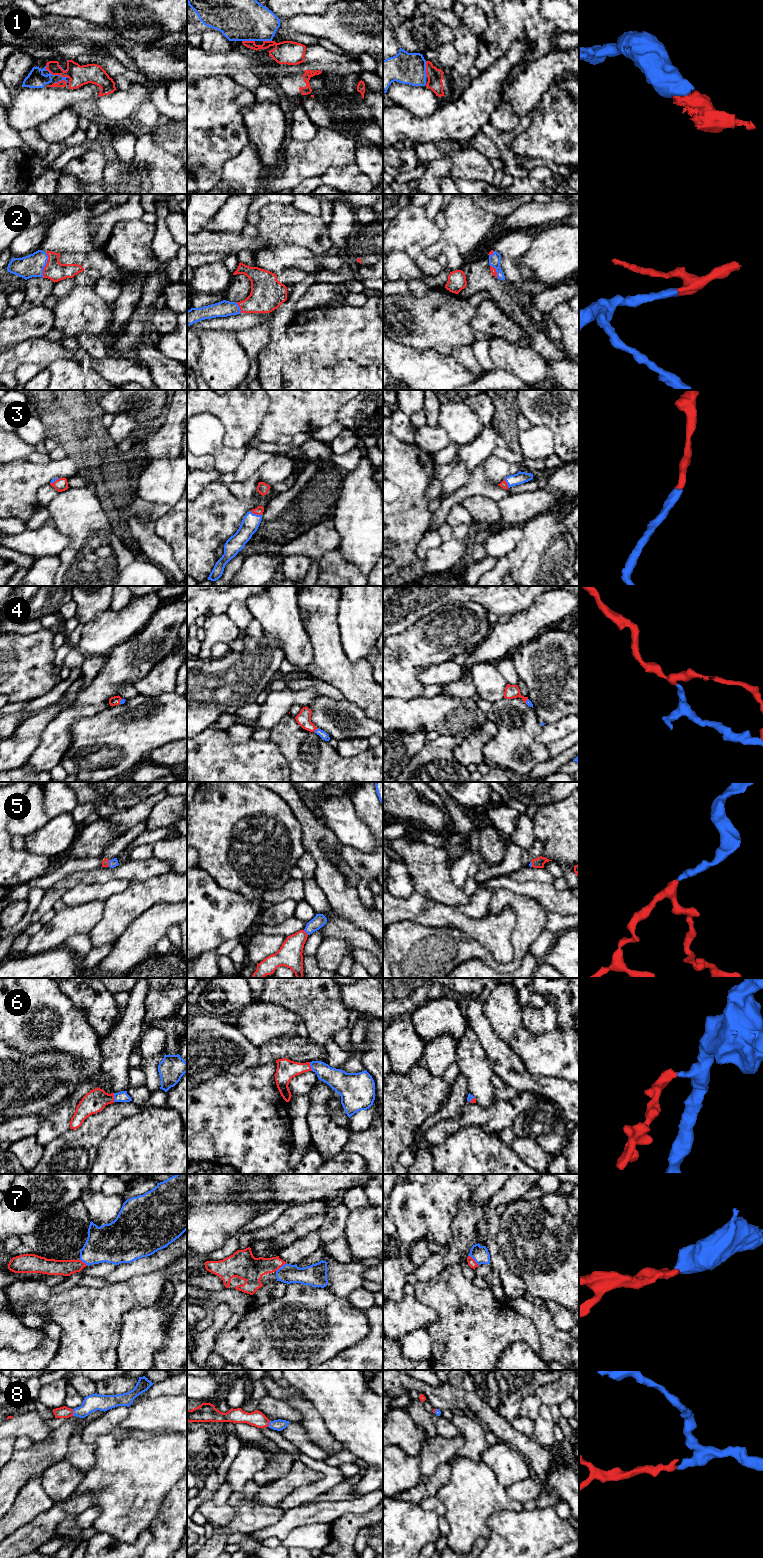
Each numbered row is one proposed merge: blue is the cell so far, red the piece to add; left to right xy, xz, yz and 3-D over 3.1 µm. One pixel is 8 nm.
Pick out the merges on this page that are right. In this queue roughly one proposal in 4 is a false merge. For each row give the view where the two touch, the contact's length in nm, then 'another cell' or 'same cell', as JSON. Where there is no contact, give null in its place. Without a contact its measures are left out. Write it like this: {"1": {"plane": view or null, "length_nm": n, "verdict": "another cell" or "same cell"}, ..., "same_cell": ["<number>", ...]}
{"1": {"plane": "xy", "length_nm": 220, "verdict": "same cell"}, "2": {"plane": "xy", "length_nm": 200, "verdict": "same cell"}, "3": {"plane": "xz", "length_nm": 100, "verdict": "same cell"}, "4": {"plane": "xz", "length_nm": 50, "verdict": "same cell"}, "5": {"plane": "xz", "length_nm": 60, "verdict": "same cell"}, "6": {"plane": "xy", "length_nm": 70, "verdict": "same cell"}, "7": {"plane": "yz", "length_nm": 120, "verdict": "same cell"}, "8": {"plane": "xy", "length_nm": 60, "verdict": "same cell"}, "same_cell": ["1", "2", "3", "4", "5", "6", "7", "8"]}

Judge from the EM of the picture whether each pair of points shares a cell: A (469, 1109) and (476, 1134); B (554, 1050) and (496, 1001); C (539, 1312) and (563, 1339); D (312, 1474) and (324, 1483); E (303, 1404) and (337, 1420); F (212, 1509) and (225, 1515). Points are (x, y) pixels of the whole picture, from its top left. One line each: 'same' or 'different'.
A: different
B: same
C: same
D: different
E: different
F: same

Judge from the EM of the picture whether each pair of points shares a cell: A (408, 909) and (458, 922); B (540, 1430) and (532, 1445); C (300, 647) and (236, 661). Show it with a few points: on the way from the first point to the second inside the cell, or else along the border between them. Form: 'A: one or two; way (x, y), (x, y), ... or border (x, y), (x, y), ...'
A: one; way (420, 911), (446, 916)
B: two; border (534, 1438), (548, 1449)
C: two; border (267, 635), (270, 635), (280, 645), (285, 658)

